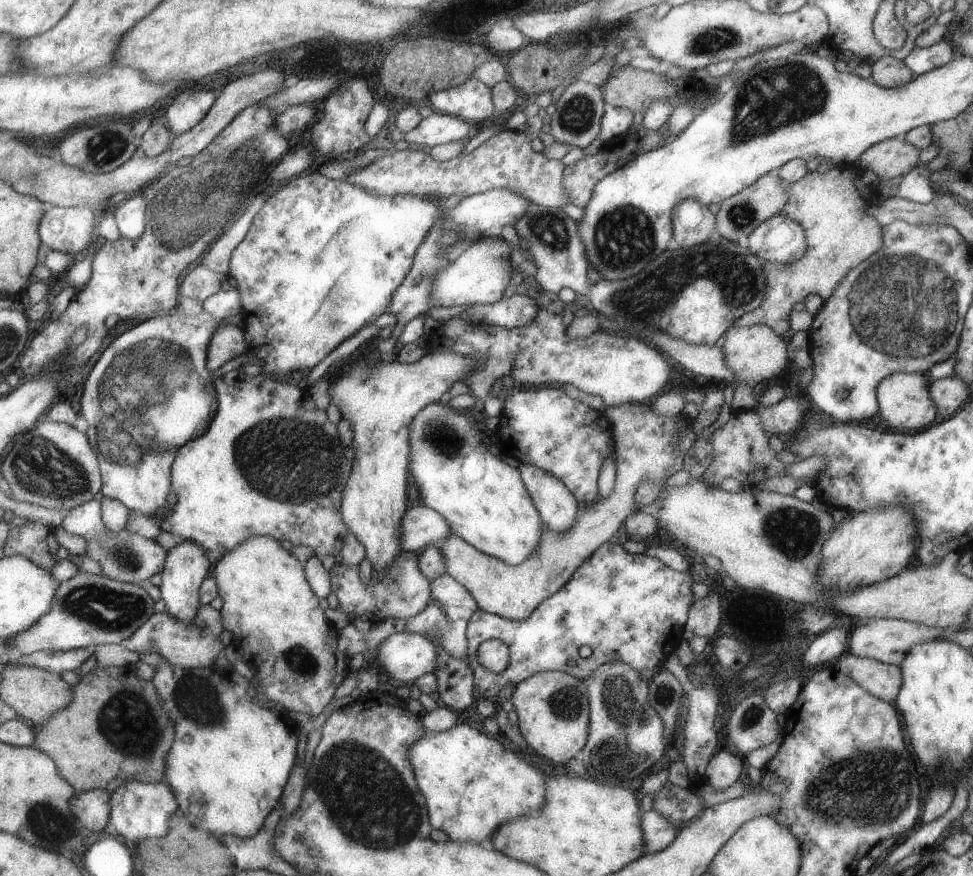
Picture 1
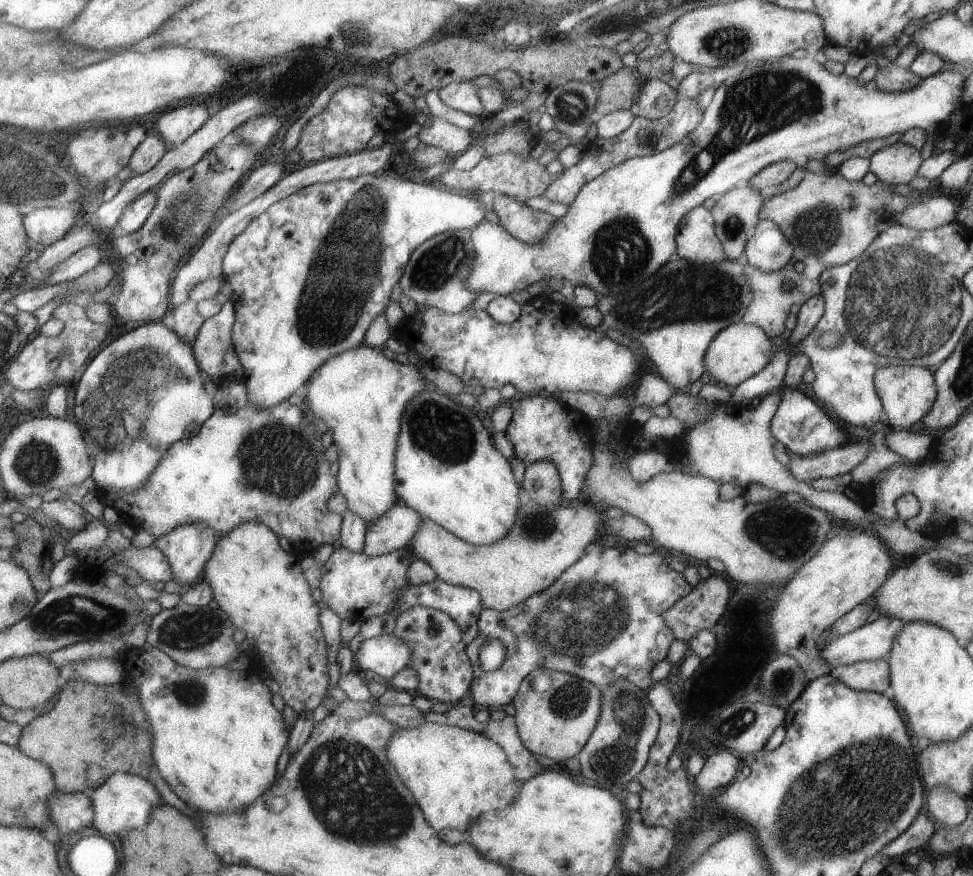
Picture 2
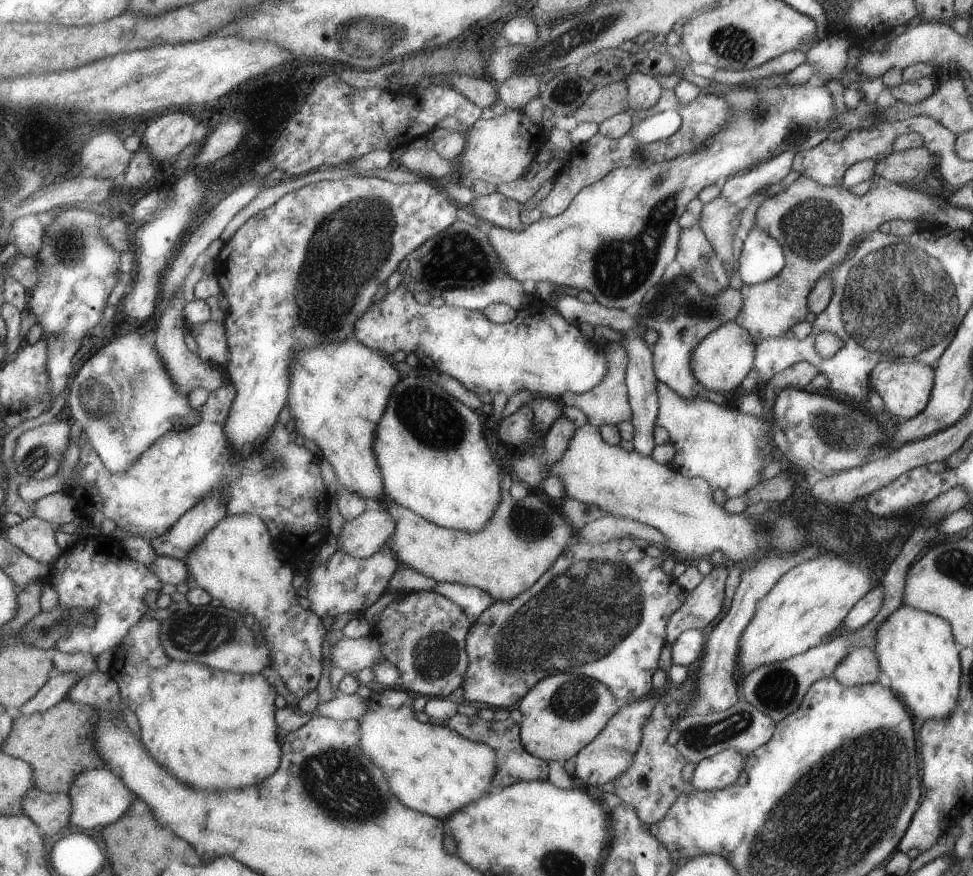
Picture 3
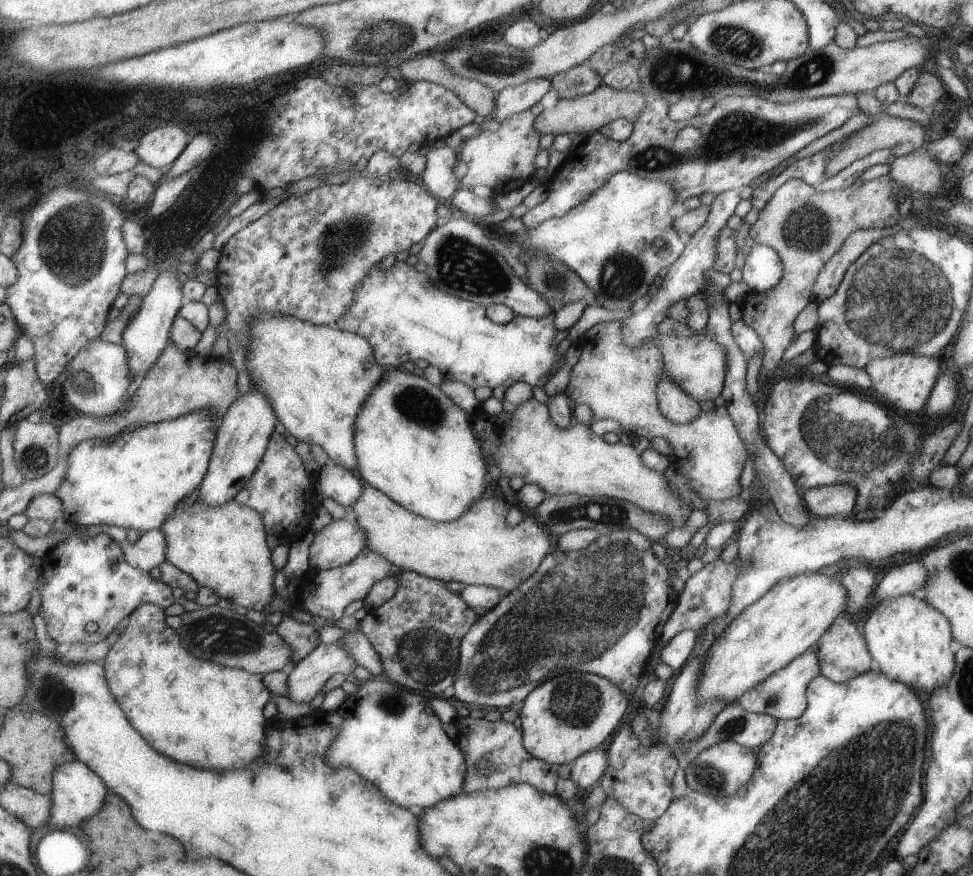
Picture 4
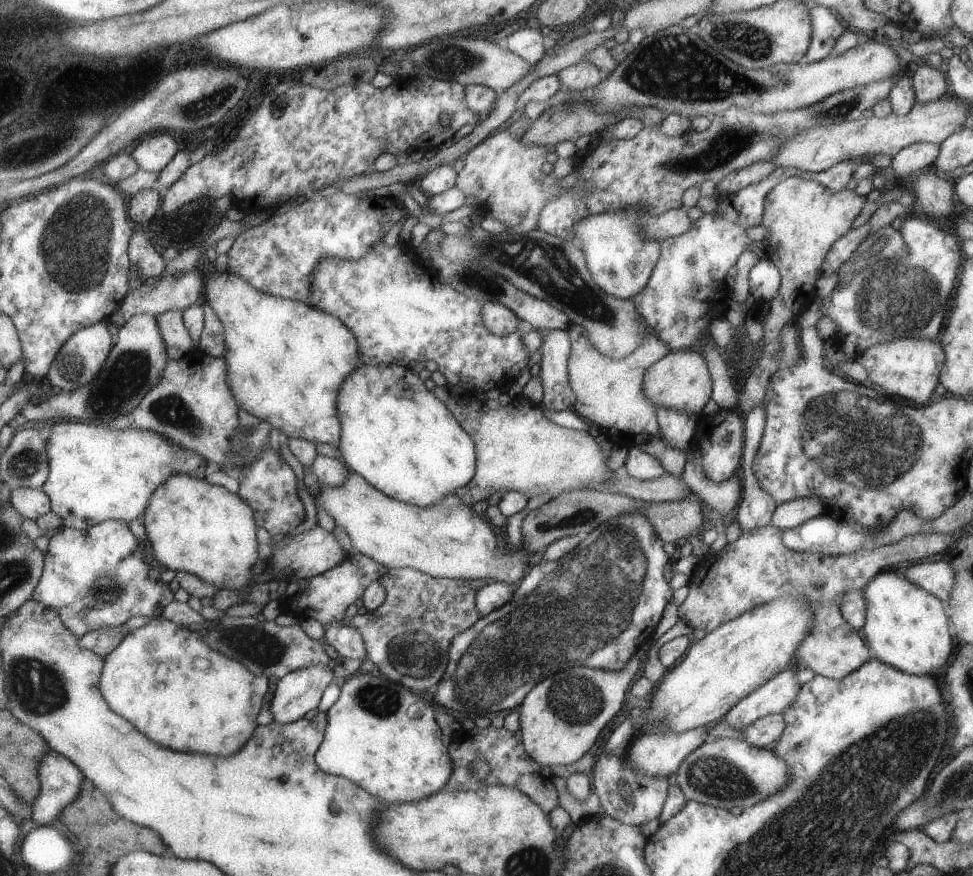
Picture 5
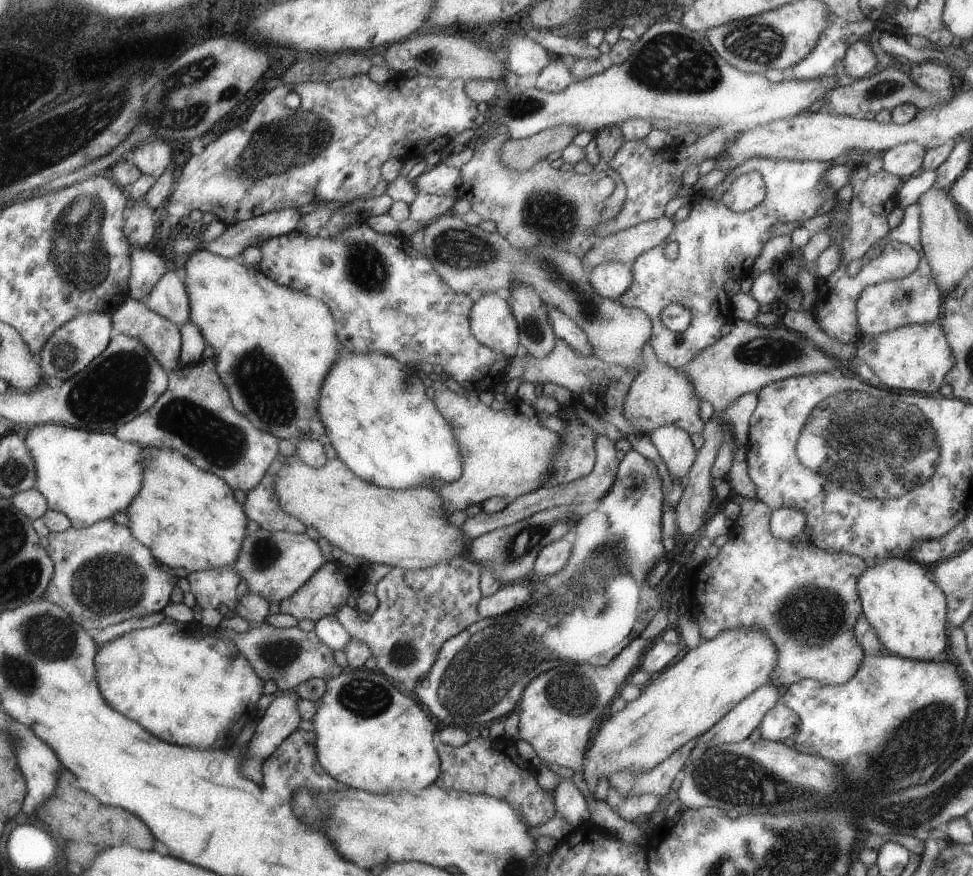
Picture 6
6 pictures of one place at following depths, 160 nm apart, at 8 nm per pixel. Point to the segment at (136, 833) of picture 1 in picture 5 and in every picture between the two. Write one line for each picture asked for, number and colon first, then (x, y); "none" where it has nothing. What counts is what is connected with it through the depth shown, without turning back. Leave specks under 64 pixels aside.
2: (122, 802)
3: (98, 797)
4: (76, 792)
5: (59, 780)

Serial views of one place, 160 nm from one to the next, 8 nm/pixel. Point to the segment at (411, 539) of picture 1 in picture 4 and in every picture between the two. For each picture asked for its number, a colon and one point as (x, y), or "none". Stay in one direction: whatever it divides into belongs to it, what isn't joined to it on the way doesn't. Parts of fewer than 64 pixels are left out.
2: (394, 528)
3: (366, 533)
4: (339, 542)

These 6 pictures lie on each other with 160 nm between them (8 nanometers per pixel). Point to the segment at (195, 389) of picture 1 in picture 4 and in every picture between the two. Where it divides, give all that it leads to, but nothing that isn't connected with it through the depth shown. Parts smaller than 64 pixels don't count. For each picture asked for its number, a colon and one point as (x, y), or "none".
2: (143, 391)
3: (135, 402)
4: (96, 381)

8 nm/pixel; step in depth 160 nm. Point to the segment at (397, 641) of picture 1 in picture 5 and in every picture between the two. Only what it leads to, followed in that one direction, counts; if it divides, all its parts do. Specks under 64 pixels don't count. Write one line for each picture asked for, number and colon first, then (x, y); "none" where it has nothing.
2: (384, 655)
3: (351, 655)
4: (305, 680)
5: (299, 691)

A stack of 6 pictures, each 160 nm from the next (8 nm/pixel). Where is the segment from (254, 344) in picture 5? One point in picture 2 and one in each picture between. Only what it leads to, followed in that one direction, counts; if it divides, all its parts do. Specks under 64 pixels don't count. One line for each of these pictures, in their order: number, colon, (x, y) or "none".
2: (359, 395)
3: (337, 392)
4: (316, 377)

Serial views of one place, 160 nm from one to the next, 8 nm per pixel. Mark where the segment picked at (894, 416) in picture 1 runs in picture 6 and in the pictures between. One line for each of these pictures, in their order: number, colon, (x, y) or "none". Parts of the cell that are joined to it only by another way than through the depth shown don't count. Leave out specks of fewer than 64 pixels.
2: (906, 393)
3: (905, 388)
4: (904, 381)
5: (909, 368)
6: (915, 358)

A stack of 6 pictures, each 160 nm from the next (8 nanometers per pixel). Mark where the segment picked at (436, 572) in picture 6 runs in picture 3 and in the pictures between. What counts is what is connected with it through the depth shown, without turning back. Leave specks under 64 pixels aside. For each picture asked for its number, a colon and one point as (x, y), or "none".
3: (422, 634)
4: (416, 633)
5: (407, 636)

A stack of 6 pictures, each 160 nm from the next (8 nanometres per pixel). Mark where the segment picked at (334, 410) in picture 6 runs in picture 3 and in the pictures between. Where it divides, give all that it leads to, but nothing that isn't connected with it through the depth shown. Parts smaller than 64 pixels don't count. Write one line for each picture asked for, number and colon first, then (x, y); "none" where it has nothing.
3: (431, 452)
4: (412, 443)
5: (403, 441)

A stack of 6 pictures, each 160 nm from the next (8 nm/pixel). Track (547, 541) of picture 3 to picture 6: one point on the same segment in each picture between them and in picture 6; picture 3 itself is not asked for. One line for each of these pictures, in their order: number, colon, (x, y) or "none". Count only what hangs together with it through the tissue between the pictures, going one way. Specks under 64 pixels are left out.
4: (477, 548)
5: (445, 540)
6: (405, 529)

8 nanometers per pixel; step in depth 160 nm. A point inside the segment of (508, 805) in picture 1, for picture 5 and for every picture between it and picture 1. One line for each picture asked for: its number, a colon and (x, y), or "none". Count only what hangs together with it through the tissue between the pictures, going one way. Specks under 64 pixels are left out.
2: (455, 775)
3: (431, 769)
4: (389, 736)
5: (378, 735)

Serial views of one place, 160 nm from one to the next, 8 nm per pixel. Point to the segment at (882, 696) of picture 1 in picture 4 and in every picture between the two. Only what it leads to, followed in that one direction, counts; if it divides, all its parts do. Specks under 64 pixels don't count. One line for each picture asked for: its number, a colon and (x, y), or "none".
2: (873, 676)
3: (859, 667)
4: (842, 651)

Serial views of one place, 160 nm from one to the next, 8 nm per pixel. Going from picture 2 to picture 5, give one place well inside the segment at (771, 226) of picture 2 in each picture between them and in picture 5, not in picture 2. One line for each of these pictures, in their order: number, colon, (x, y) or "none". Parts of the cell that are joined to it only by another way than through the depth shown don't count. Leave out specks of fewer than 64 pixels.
3: (761, 258)
4: (762, 270)
5: (764, 278)

